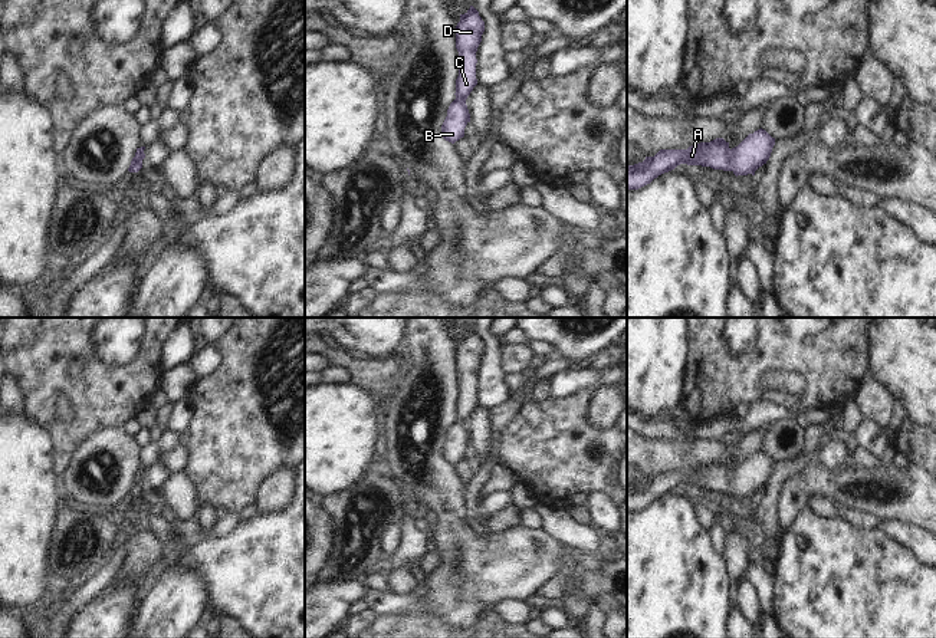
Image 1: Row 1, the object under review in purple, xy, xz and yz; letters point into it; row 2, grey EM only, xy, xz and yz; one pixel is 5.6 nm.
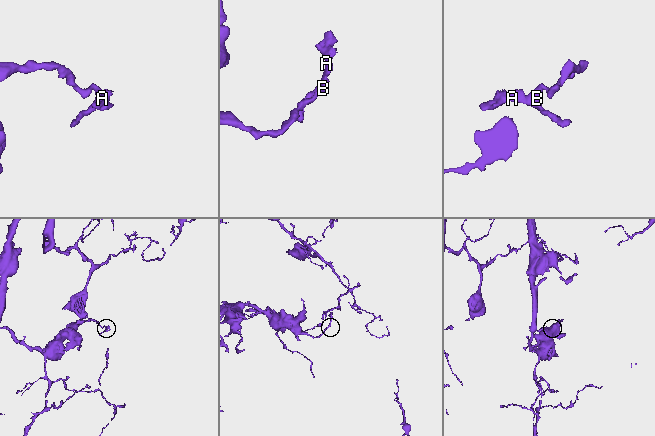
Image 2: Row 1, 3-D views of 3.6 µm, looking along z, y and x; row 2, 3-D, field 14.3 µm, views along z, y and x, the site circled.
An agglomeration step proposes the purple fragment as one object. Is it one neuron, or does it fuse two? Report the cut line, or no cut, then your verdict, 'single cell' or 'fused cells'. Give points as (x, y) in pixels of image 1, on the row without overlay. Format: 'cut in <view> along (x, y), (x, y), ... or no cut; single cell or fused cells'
no cut; single cell

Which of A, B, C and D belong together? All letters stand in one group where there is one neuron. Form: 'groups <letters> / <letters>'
groups A B C D

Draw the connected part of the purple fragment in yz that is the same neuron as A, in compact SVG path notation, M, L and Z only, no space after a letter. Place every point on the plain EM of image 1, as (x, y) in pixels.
M761 450L732 471L723 460L700 464L687 471L660 471L643 484L627 487L627 512L638 512L680 486L732 493L736 499L755 497L755 493L769 481L774 467L775 460Z

